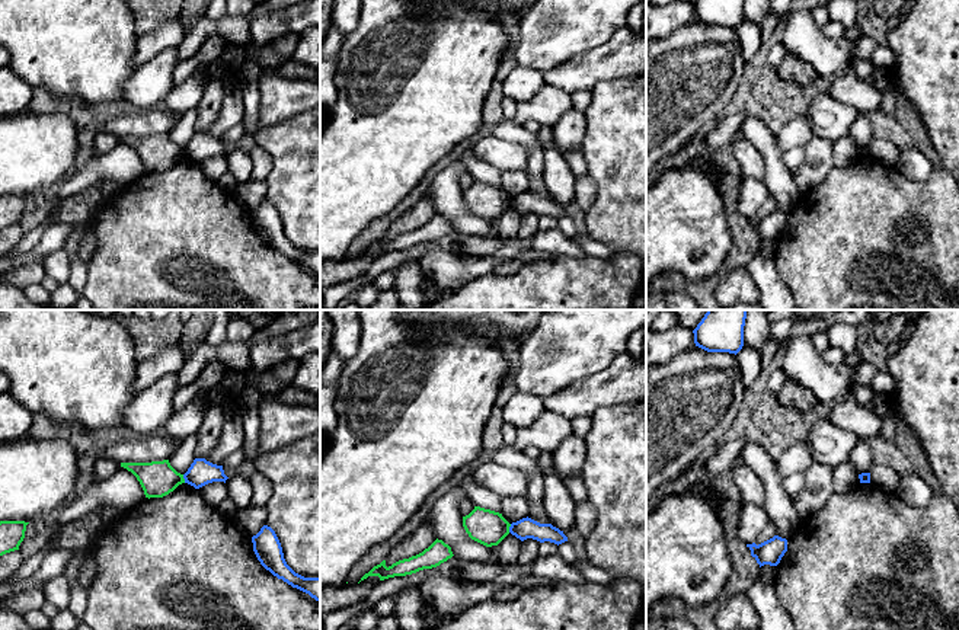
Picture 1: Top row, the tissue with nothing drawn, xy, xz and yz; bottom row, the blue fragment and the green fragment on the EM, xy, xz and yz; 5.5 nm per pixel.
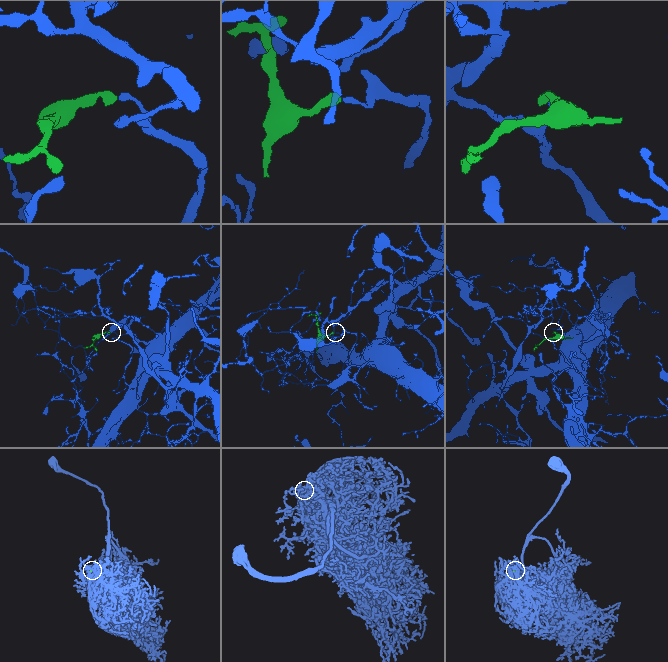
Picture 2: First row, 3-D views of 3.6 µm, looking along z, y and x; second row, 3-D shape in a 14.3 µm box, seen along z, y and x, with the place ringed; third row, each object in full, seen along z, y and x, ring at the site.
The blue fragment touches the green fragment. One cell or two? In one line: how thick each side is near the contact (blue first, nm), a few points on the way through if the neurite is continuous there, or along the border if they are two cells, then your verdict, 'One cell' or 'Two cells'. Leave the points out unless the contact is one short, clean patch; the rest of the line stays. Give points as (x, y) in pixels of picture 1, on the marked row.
Thickness 140 nm (blue) against 200 nm. Boundary: xy (182, 475), (185, 482). Two cells

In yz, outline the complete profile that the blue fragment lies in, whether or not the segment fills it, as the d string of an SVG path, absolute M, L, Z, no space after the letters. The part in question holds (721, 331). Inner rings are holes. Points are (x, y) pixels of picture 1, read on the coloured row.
M707 310L693 330L696 346L736 355L744 346L745 319L747 310Z

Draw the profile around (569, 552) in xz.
M568 540L559 544L559 554L566 563L573 565L581 554L581 549Z

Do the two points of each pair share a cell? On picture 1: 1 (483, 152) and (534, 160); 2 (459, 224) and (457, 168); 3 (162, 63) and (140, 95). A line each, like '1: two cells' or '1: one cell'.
1: two cells
2: one cell
3: one cell

